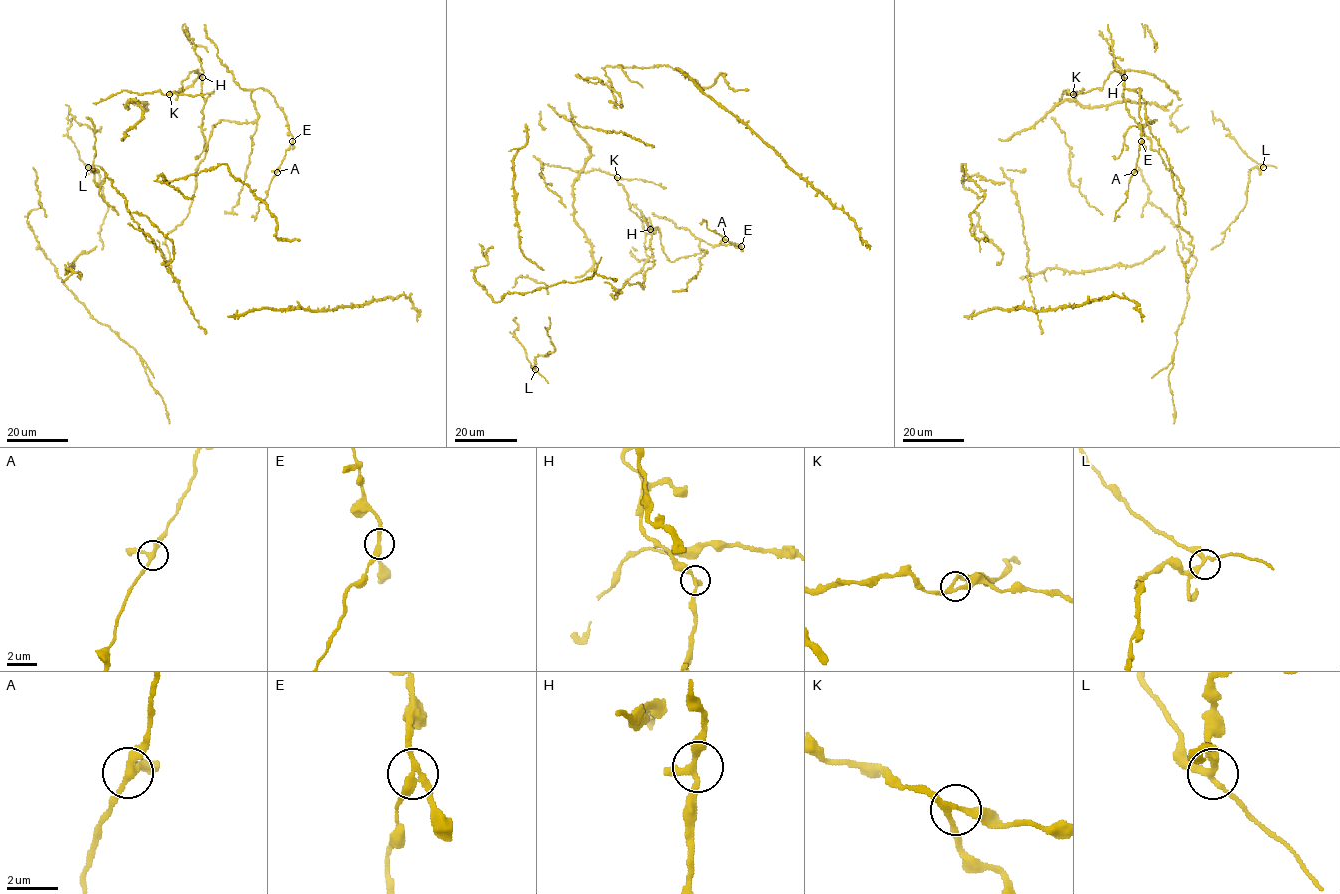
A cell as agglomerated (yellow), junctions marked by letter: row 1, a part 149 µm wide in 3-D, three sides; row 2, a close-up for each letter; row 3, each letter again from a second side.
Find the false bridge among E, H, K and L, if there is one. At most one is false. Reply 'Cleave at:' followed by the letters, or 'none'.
Cleave at: E

